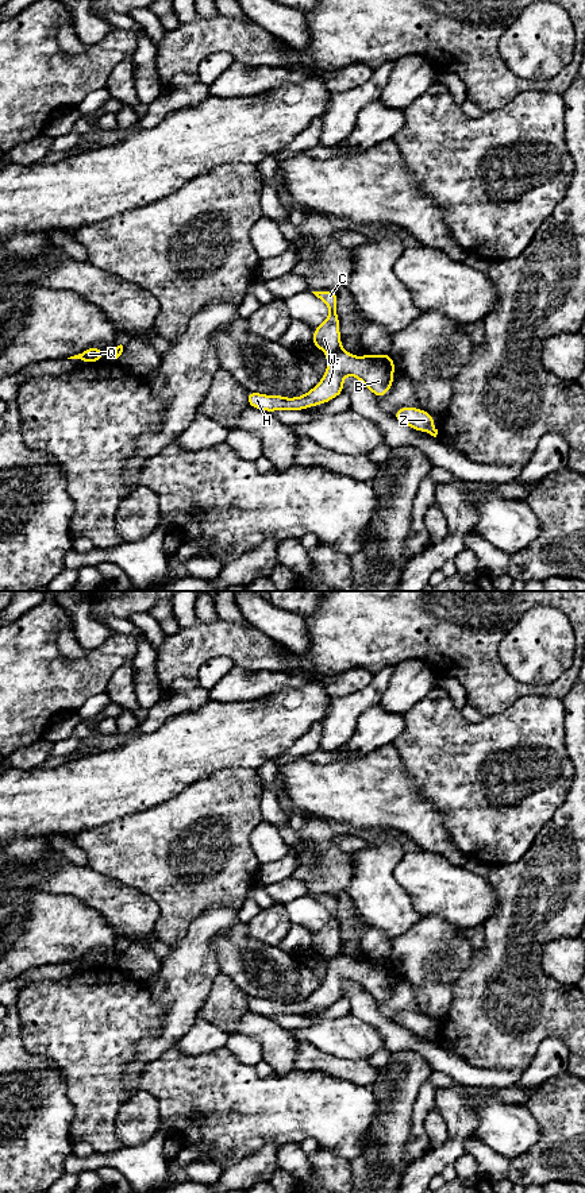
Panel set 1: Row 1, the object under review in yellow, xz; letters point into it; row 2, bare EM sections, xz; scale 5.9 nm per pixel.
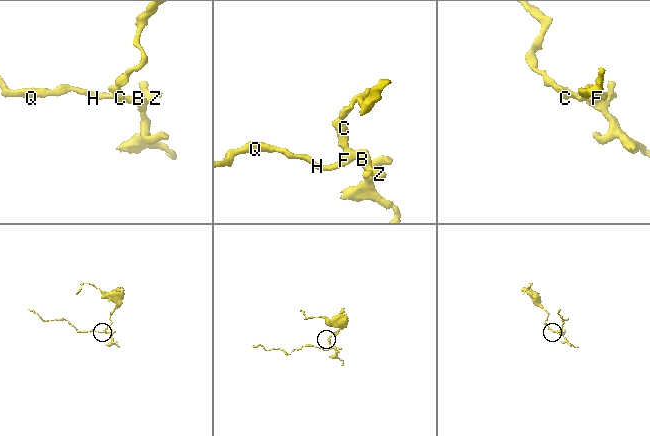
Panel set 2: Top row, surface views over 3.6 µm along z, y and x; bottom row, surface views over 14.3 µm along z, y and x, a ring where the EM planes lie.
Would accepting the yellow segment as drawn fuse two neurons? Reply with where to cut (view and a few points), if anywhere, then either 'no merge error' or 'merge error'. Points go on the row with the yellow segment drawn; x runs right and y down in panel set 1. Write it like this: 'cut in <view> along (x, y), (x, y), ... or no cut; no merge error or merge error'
cut in xz along (341, 348), (327, 355); merge error

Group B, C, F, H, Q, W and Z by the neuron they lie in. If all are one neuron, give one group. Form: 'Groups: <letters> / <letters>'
Groups: B F H Q Z / C W

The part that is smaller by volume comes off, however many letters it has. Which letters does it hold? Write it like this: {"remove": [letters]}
{"remove": ["B", "F", "H", "Q", "Z"]}

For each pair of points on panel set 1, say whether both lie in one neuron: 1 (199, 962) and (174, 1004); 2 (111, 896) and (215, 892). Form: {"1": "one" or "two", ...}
{"1": "one", "2": "two"}

